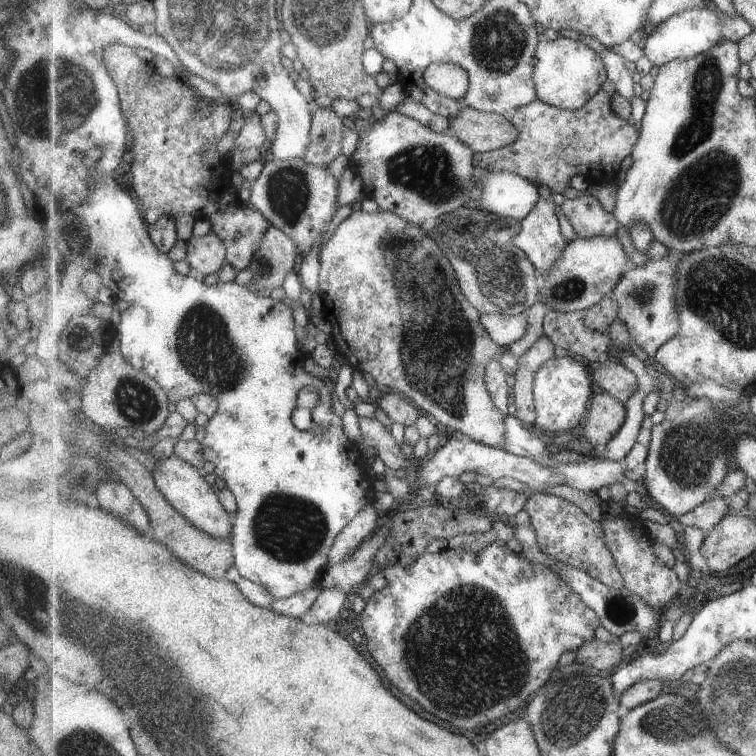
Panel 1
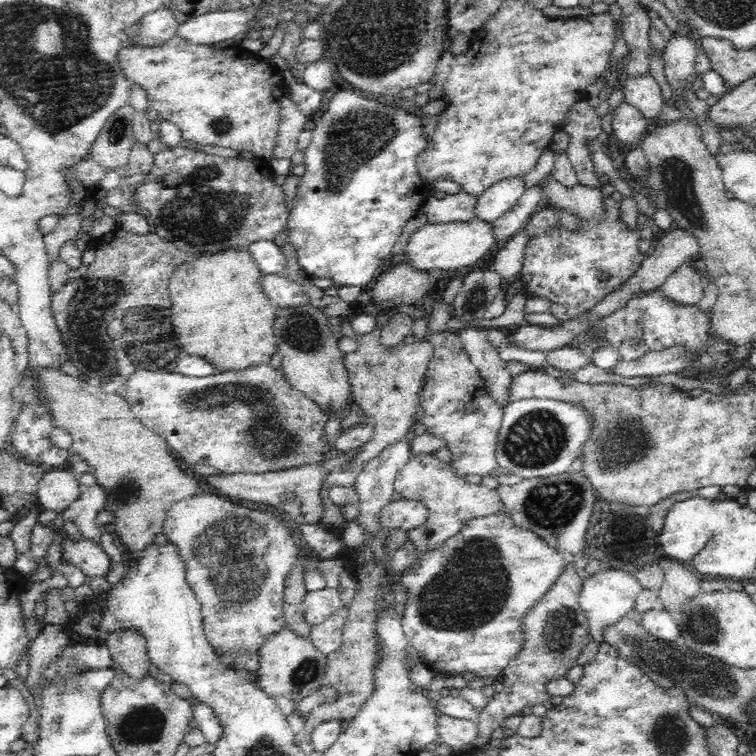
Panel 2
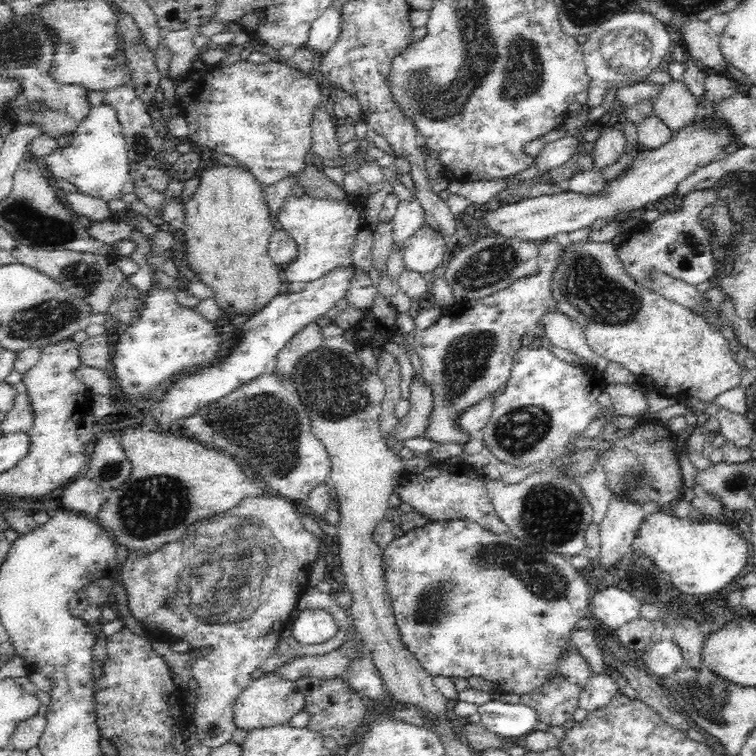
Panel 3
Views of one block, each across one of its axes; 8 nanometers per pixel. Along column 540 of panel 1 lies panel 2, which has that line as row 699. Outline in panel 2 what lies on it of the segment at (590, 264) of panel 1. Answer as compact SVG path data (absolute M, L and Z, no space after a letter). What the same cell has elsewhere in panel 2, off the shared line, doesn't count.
M286 625L265 638L260 652L260 673L255 682L274 699L302 700L326 684L328 655L320 652L310 638L292 631Z

